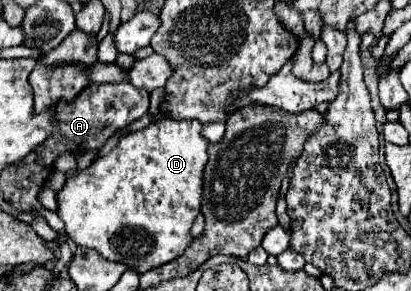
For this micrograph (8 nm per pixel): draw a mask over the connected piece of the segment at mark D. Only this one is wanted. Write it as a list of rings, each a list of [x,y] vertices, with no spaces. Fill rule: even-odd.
[[[165,118],[161,122],[149,124],[141,132],[123,136],[109,154],[97,158],[77,176],[67,178],[63,188],[57,192],[57,214],[65,222],[67,236],[77,246],[93,248],[107,260],[123,262],[137,274],[179,258],[193,240],[189,230],[195,216],[201,212],[207,146],[209,142],[201,136],[201,122],[187,120]]]

